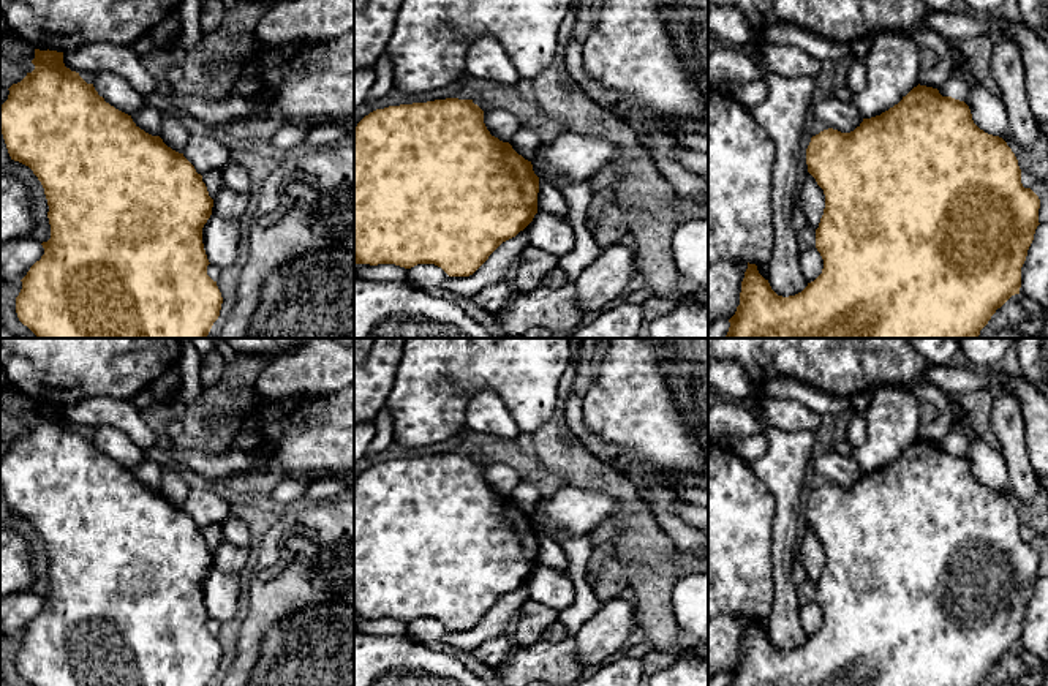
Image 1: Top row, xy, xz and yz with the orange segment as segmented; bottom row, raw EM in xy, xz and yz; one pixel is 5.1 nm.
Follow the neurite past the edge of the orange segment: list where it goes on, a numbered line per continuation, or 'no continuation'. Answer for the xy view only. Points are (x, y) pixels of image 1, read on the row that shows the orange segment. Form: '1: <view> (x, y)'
1: xy (147, 117)

